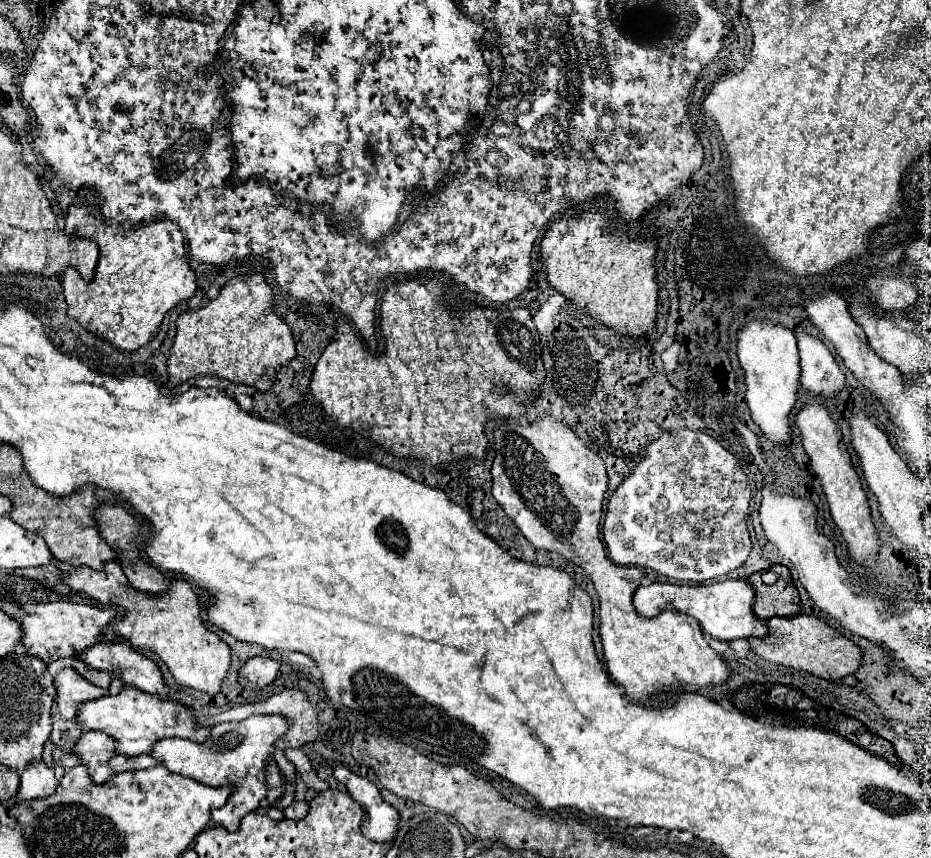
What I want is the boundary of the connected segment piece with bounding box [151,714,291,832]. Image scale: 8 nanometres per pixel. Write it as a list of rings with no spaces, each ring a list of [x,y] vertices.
[[[255,714],[241,722],[223,722],[213,726],[211,738],[203,744],[189,742],[185,738],[165,738],[153,746],[151,756],[157,756],[157,760],[161,760],[161,764],[173,774],[183,774],[215,788],[231,786],[233,792],[225,806],[211,812],[211,822],[233,832],[239,828],[243,816],[255,812],[261,800],[267,796],[267,764],[273,758],[275,742],[287,734],[289,726],[291,722],[285,716]]]

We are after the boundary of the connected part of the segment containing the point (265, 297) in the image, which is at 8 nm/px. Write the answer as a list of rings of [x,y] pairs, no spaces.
[[[251,272],[231,278],[205,308],[181,314],[175,344],[167,360],[169,386],[175,388],[189,378],[211,374],[255,386],[261,392],[269,390],[279,368],[295,356],[293,334],[273,308],[275,298],[263,274]]]

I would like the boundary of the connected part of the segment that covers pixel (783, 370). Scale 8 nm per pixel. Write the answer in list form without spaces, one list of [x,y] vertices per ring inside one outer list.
[[[751,320],[737,332],[737,356],[741,368],[745,372],[747,394],[745,400],[749,404],[749,412],[753,422],[763,430],[763,434],[775,444],[791,442],[789,428],[789,412],[797,400],[797,384],[799,384],[799,350],[793,332],[781,324],[773,324],[769,320]]]

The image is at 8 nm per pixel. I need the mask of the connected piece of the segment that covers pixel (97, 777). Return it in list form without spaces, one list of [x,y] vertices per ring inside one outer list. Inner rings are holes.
[[[89,730],[85,732],[79,742],[75,744],[73,752],[81,756],[81,760],[89,766],[91,772],[91,780],[95,784],[109,780],[115,772],[109,768],[109,758],[113,758],[115,752],[115,738],[107,736],[105,732],[97,732],[97,730]]]

